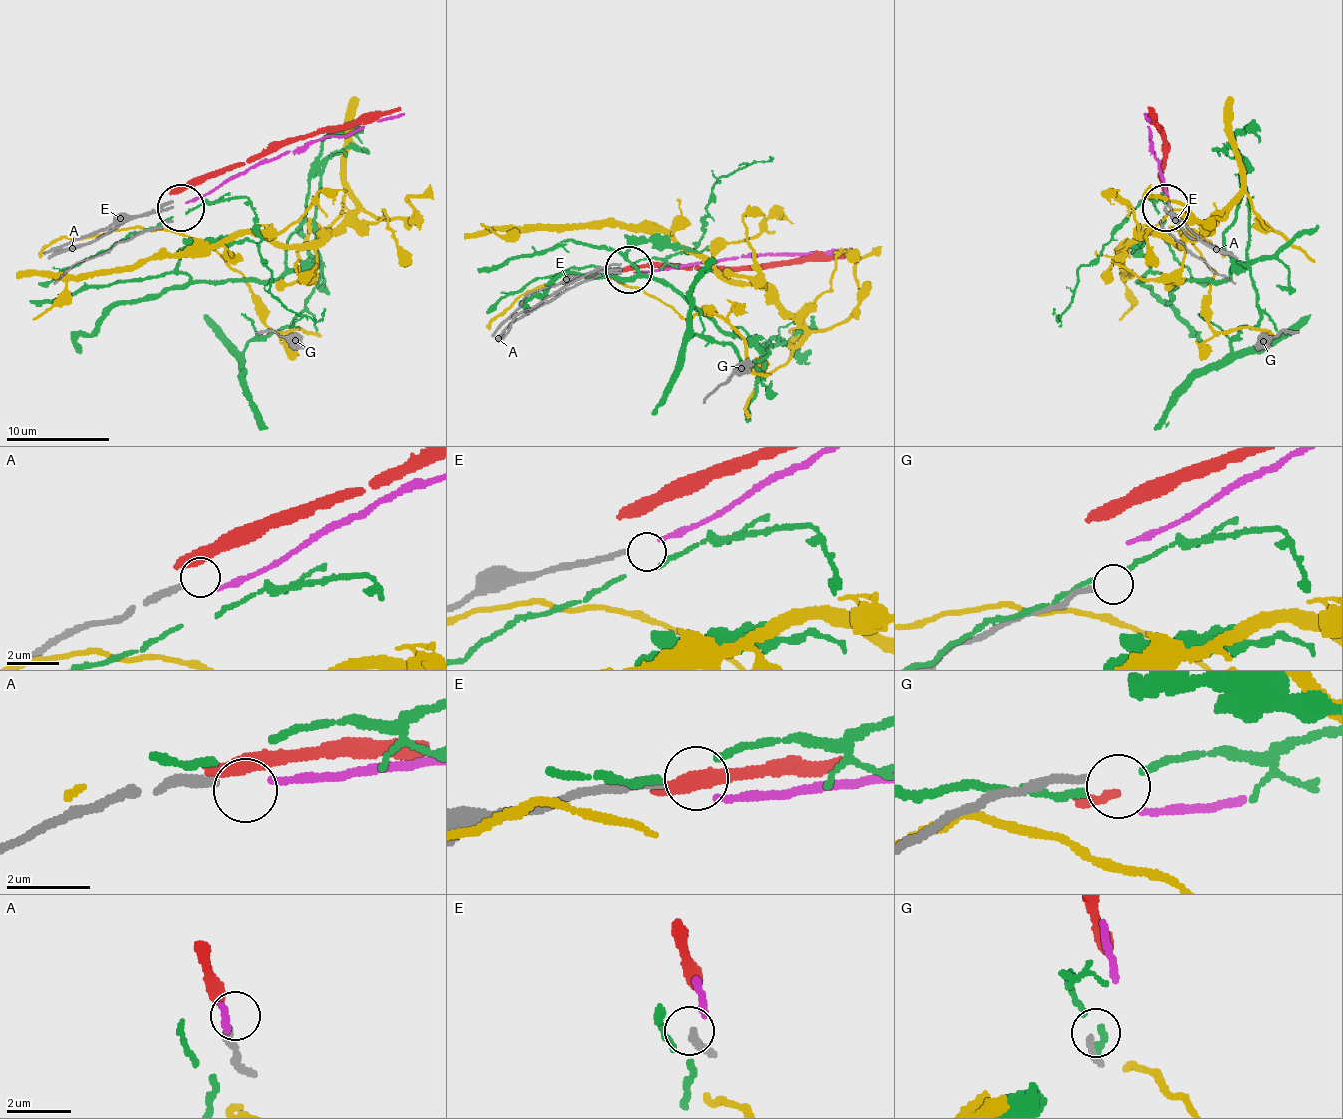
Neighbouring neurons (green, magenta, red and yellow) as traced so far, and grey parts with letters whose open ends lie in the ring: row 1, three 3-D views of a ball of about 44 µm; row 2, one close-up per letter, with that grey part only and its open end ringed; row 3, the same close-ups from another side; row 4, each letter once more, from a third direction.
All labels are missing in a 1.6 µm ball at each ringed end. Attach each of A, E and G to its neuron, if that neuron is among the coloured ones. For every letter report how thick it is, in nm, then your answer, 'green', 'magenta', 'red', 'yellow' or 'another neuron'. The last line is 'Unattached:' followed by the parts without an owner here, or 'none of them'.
A: calibre 240 nm; another neuron
E: calibre 220 nm; another neuron
G: calibre 180 nm; another neuron
Unattached: A, E, G

